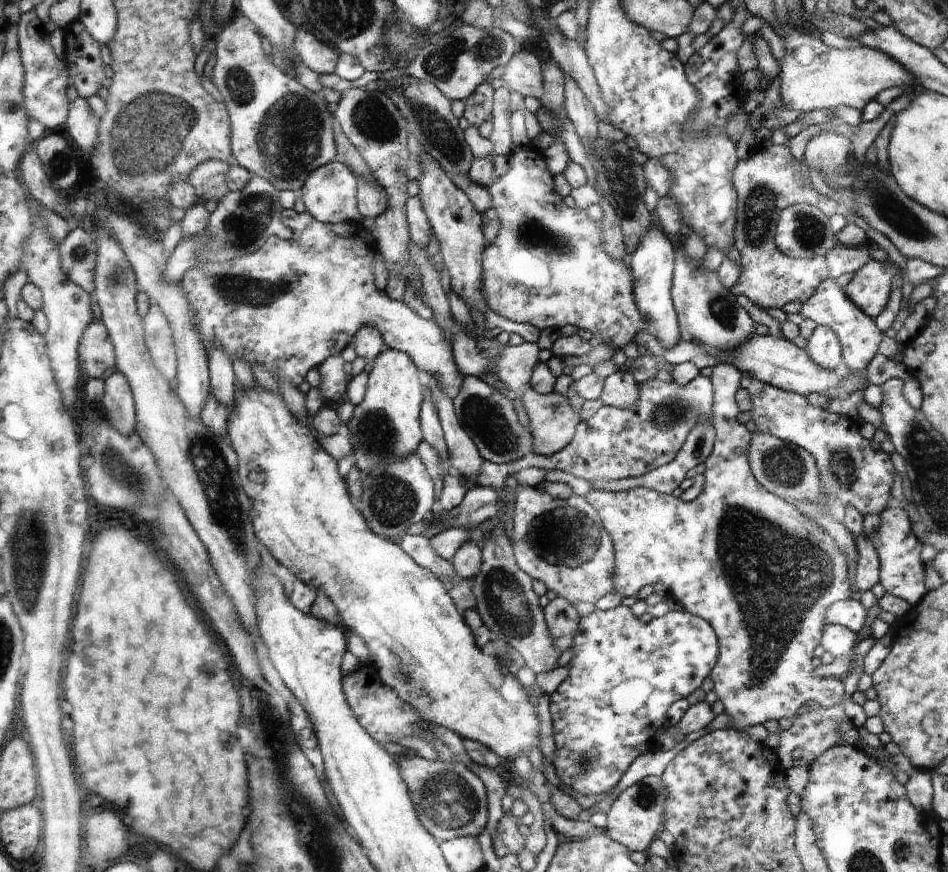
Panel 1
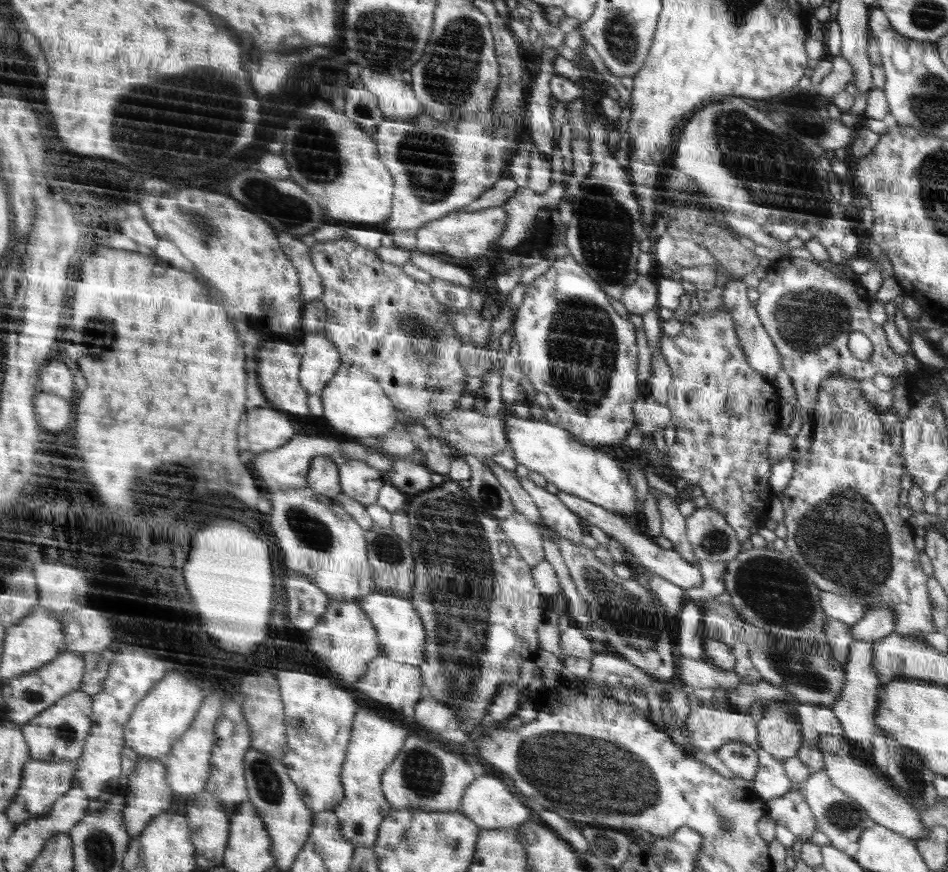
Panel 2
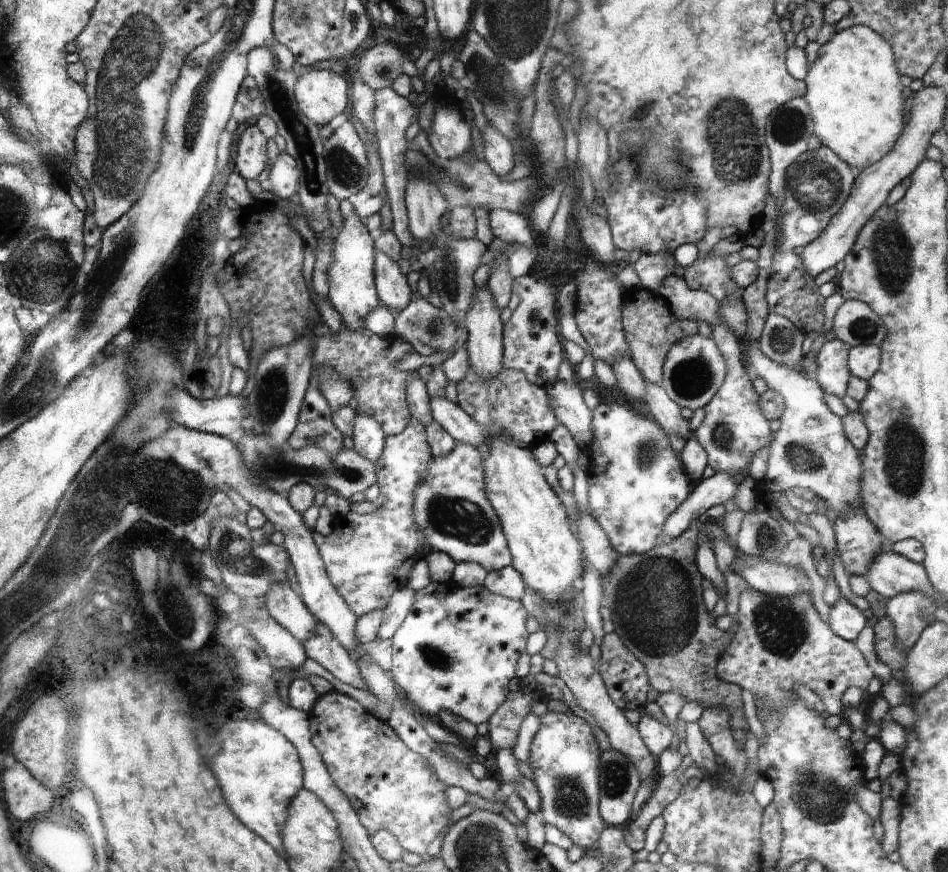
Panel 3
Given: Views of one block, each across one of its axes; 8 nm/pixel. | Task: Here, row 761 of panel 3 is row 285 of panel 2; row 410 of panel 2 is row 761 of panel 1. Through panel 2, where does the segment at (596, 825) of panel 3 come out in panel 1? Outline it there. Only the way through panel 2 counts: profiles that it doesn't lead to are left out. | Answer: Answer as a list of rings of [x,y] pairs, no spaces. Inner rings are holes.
[[[619,605],[605,611],[595,609],[588,616],[582,617],[577,628],[577,633],[573,638],[572,652],[573,657],[568,665],[569,675],[564,679],[564,682],[549,695],[549,709],[552,715],[551,734],[555,740],[556,747],[556,758],[553,766],[562,784],[570,786],[572,790],[576,790],[576,792],[580,792],[580,794],[592,796],[592,794],[602,794],[602,792],[606,792],[613,786],[616,786],[624,772],[628,770],[628,767],[638,755],[662,751],[663,740],[660,736],[664,736],[664,732],[666,732],[666,726],[664,726],[664,724],[666,724],[666,720],[668,720],[668,708],[670,708],[676,700],[687,698],[687,696],[690,696],[697,688],[702,690],[702,686],[706,686],[706,678],[710,678],[710,673],[714,672],[717,658],[720,656],[720,640],[717,638],[717,633],[711,623],[706,622],[706,619],[692,614],[686,609],[668,612],[664,617],[653,617],[648,624],[643,624],[640,619],[632,613],[630,607]],[[654,652],[660,654],[660,656],[658,656],[656,660],[651,660],[650,656],[652,656]]]

